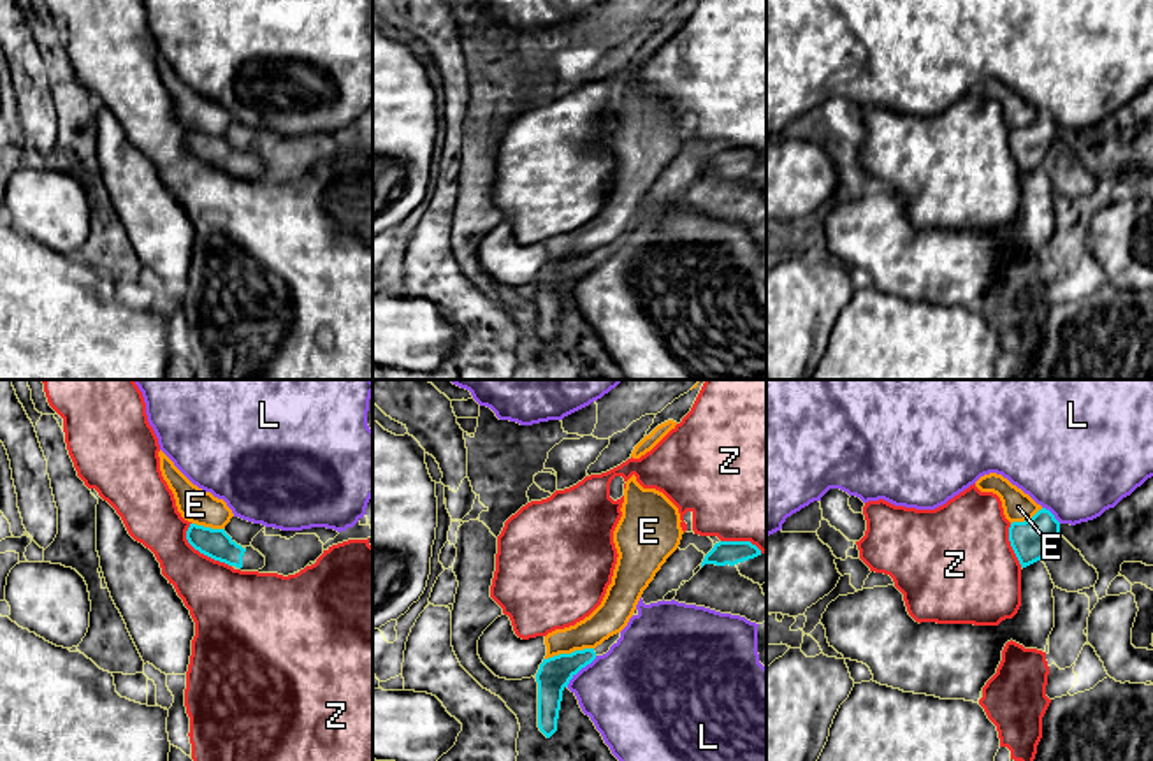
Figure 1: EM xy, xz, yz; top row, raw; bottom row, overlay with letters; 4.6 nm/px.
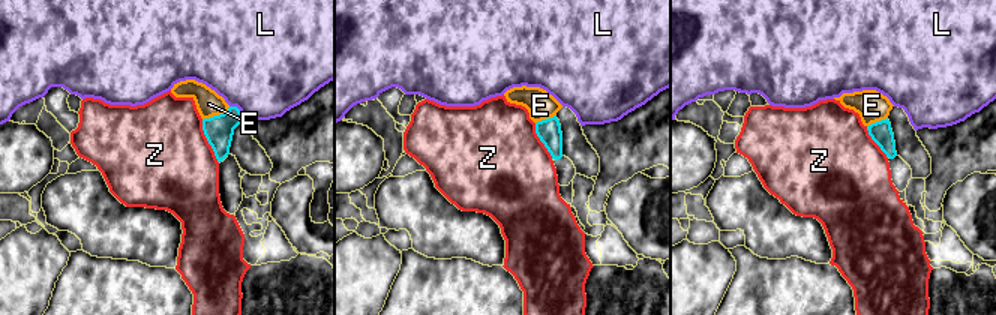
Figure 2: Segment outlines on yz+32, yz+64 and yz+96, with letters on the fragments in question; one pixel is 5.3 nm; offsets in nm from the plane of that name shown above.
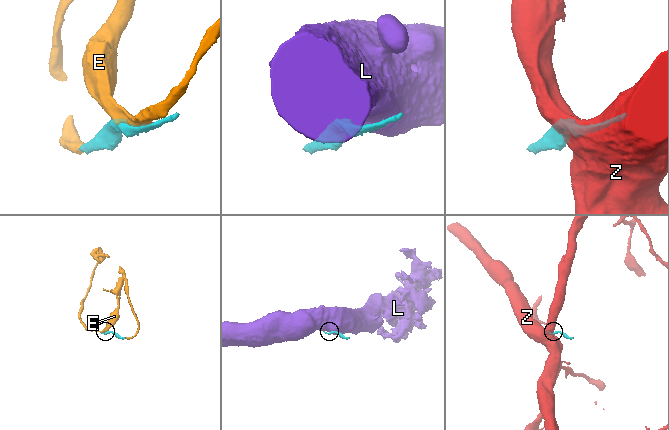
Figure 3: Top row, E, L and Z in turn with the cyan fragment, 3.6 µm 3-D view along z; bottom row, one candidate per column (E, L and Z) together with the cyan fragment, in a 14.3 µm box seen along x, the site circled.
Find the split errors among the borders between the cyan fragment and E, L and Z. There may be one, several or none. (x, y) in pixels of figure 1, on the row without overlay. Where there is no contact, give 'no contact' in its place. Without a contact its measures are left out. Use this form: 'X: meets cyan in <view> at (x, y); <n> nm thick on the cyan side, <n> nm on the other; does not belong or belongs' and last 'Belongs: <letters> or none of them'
E: meets cyan in xz at (568, 260); 150 nm thick on the cyan side, 150 nm on the other; belongs
L: meets cyan in xz at (580, 275); 150 nm thick on the cyan side, 420 nm on the other; does not belong
Z: meets cyan in xy at (201, 159); 140 nm thick on the cyan side, 320 nm on the other; does not belong
Belongs: E

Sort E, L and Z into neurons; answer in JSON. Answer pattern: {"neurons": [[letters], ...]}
{"neurons": [["E"], ["L"], ["Z"]]}

